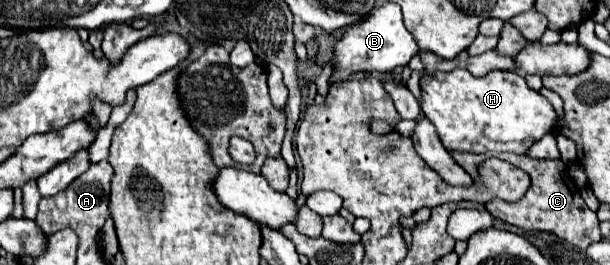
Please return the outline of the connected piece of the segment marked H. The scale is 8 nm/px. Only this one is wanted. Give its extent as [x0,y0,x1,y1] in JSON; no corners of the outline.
[420,69,558,155]

